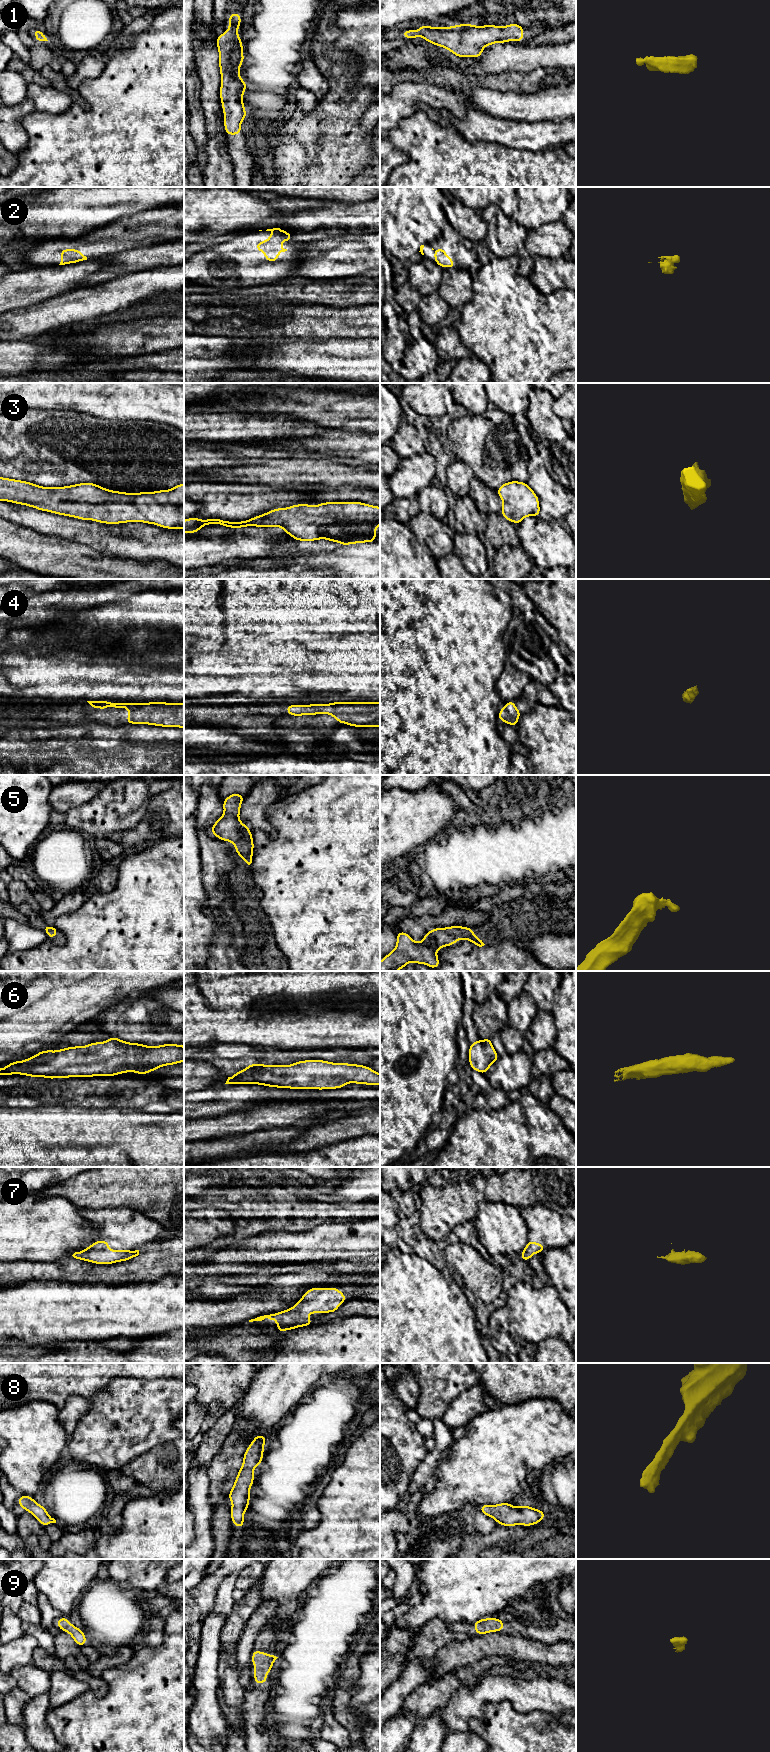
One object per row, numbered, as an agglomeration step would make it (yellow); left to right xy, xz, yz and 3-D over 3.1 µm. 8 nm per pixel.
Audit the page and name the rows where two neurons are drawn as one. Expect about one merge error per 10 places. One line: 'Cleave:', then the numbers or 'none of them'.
Cleave: none of them

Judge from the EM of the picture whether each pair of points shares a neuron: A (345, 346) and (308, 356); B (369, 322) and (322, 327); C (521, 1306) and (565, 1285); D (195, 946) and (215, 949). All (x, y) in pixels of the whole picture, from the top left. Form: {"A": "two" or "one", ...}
{"A": "one", "B": "one", "C": "two", "D": "two"}

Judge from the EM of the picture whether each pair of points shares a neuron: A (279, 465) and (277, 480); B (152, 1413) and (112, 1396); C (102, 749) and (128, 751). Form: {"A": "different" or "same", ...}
{"A": "same", "B": "same", "C": "same"}

